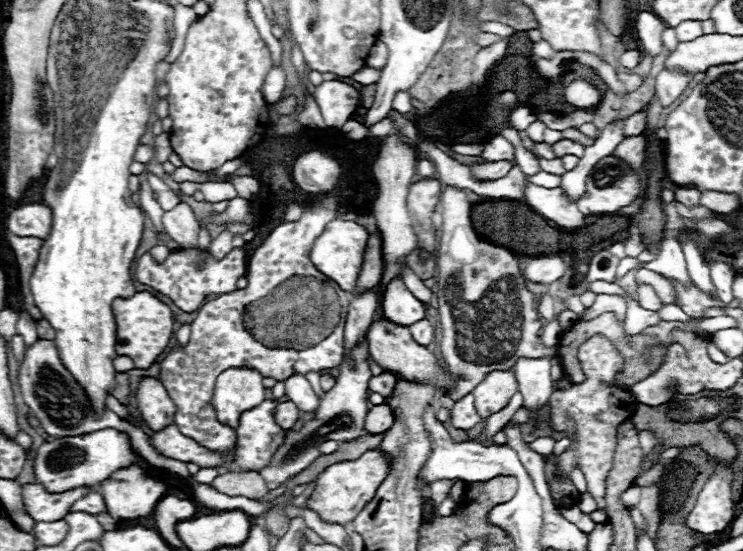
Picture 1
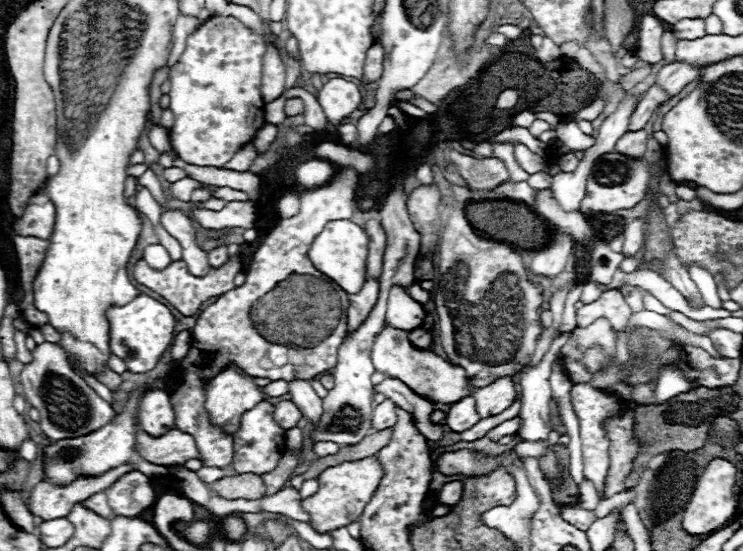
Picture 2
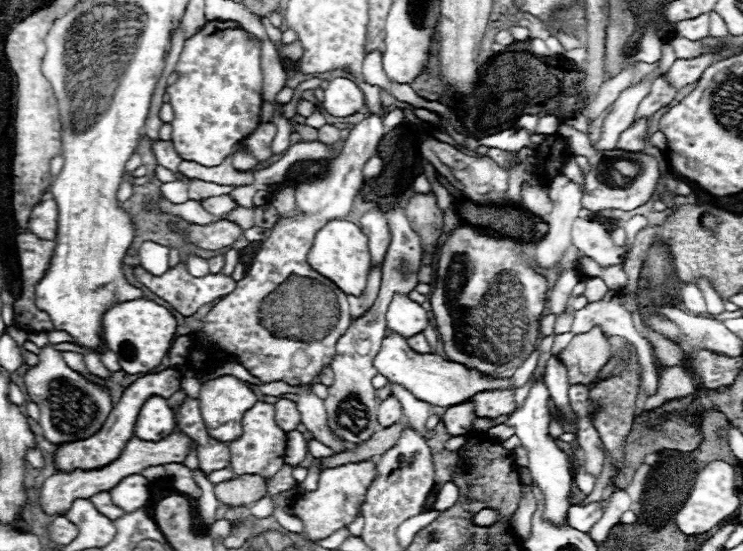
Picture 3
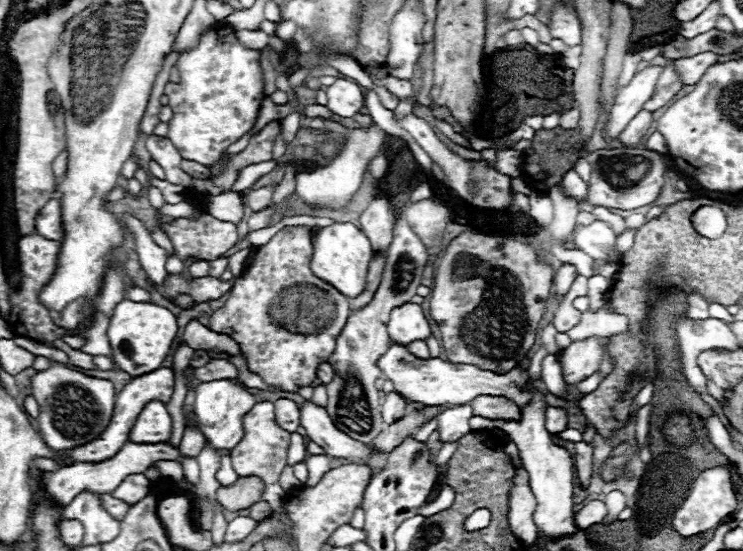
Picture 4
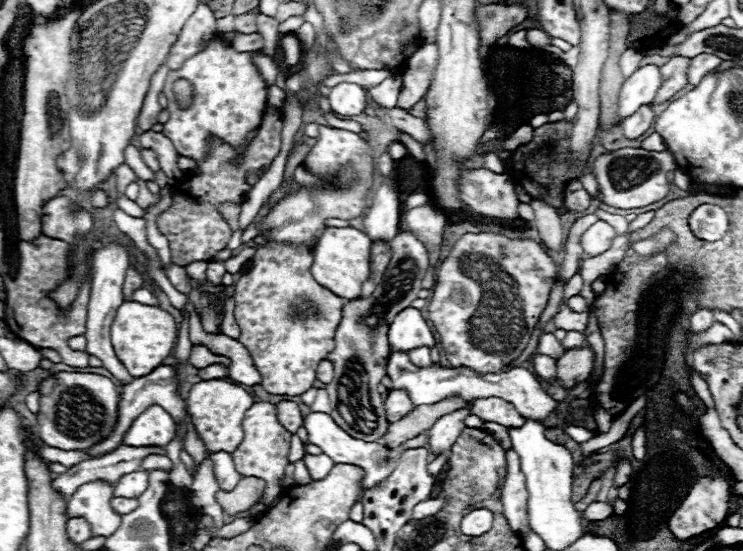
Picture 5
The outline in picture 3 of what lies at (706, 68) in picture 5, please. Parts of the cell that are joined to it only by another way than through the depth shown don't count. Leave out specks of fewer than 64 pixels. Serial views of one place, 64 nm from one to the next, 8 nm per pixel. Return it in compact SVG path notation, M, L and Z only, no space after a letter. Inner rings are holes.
M702 54L698 58L690 58L690 60L682 60L678 58L672 68L666 72L666 78L672 86L676 88L684 88L686 84L698 82L702 72L714 62L714 54Z

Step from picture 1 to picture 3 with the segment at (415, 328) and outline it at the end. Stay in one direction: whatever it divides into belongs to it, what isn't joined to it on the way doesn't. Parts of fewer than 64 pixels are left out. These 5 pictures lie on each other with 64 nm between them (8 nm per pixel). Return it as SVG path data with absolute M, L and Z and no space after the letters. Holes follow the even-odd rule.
M424 334L412 336L412 338L408 340L408 346L414 348L414 352L418 352L418 354L430 354L430 352L432 352L430 346L428 346L428 342L426 342L426 338L424 338Z

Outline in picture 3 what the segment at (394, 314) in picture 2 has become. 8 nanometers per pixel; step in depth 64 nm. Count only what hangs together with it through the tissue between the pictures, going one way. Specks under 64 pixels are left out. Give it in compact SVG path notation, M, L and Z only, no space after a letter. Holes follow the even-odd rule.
M396 296L386 314L388 330L398 332L402 338L416 336L428 326L428 312L406 296Z

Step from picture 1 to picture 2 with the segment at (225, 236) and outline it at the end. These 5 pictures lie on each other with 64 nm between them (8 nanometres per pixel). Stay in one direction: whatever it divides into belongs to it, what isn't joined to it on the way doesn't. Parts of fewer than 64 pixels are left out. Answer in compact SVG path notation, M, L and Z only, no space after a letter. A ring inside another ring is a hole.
M220 246L208 254L208 260L210 260L212 268L220 268L228 260L228 250L224 246Z

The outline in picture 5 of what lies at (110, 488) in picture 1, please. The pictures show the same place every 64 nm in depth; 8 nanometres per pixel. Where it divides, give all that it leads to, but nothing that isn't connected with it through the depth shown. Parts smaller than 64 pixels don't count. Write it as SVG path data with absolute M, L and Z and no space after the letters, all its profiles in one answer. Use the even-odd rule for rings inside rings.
M138 470L122 476L116 486L114 486L114 496L124 496L124 498L138 498L144 490L148 488L148 472Z

